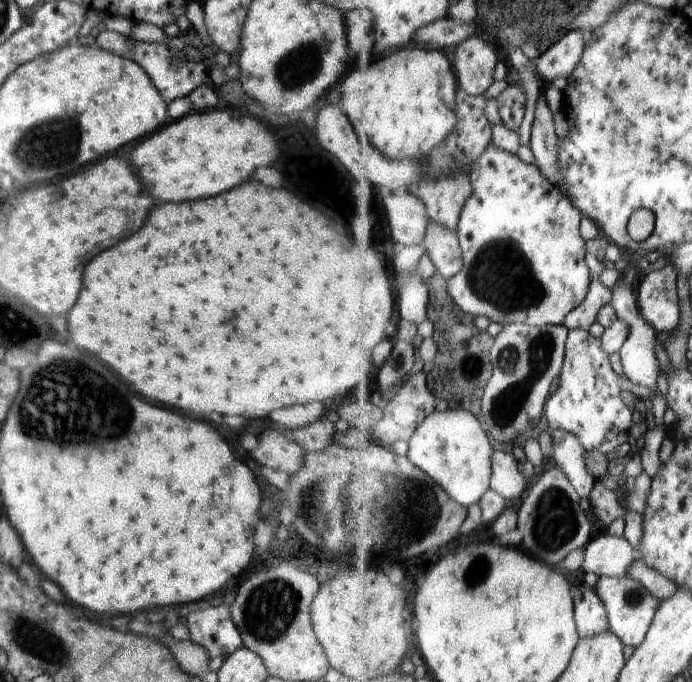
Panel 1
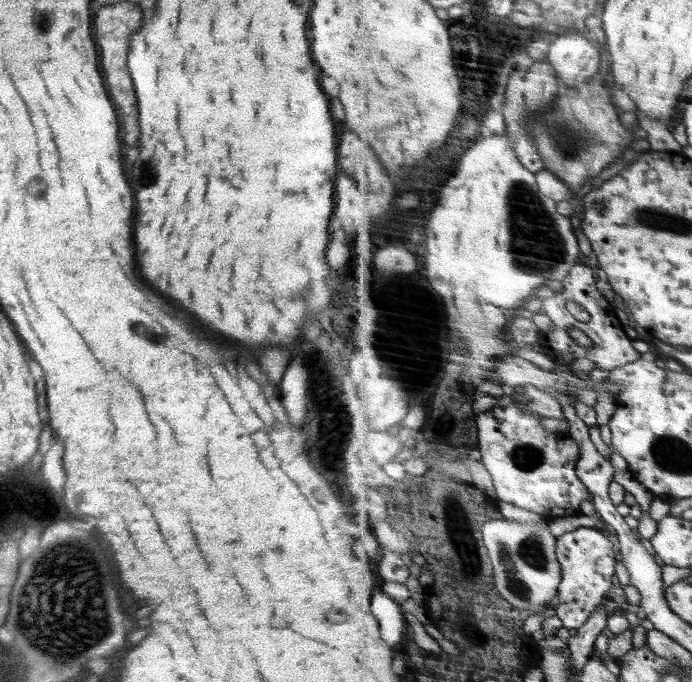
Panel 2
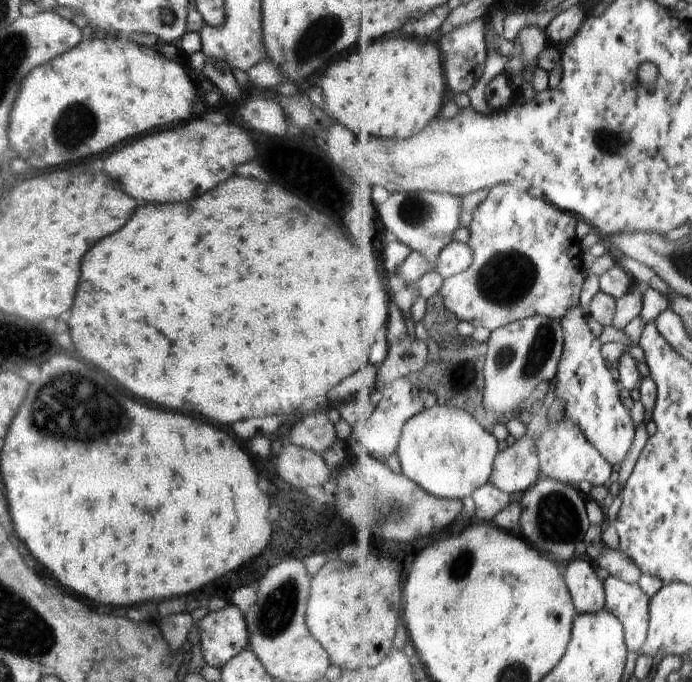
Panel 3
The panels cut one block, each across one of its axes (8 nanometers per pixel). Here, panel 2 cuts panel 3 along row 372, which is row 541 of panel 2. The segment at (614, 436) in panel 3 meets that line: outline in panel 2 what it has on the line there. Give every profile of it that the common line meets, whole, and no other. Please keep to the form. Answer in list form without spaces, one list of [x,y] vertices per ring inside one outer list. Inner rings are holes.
[[[578,527],[559,537],[557,555],[563,566],[563,581],[557,596],[557,614],[566,629],[580,630],[595,615],[599,606],[608,601],[609,592],[617,584],[616,546],[604,530],[597,527]]]

